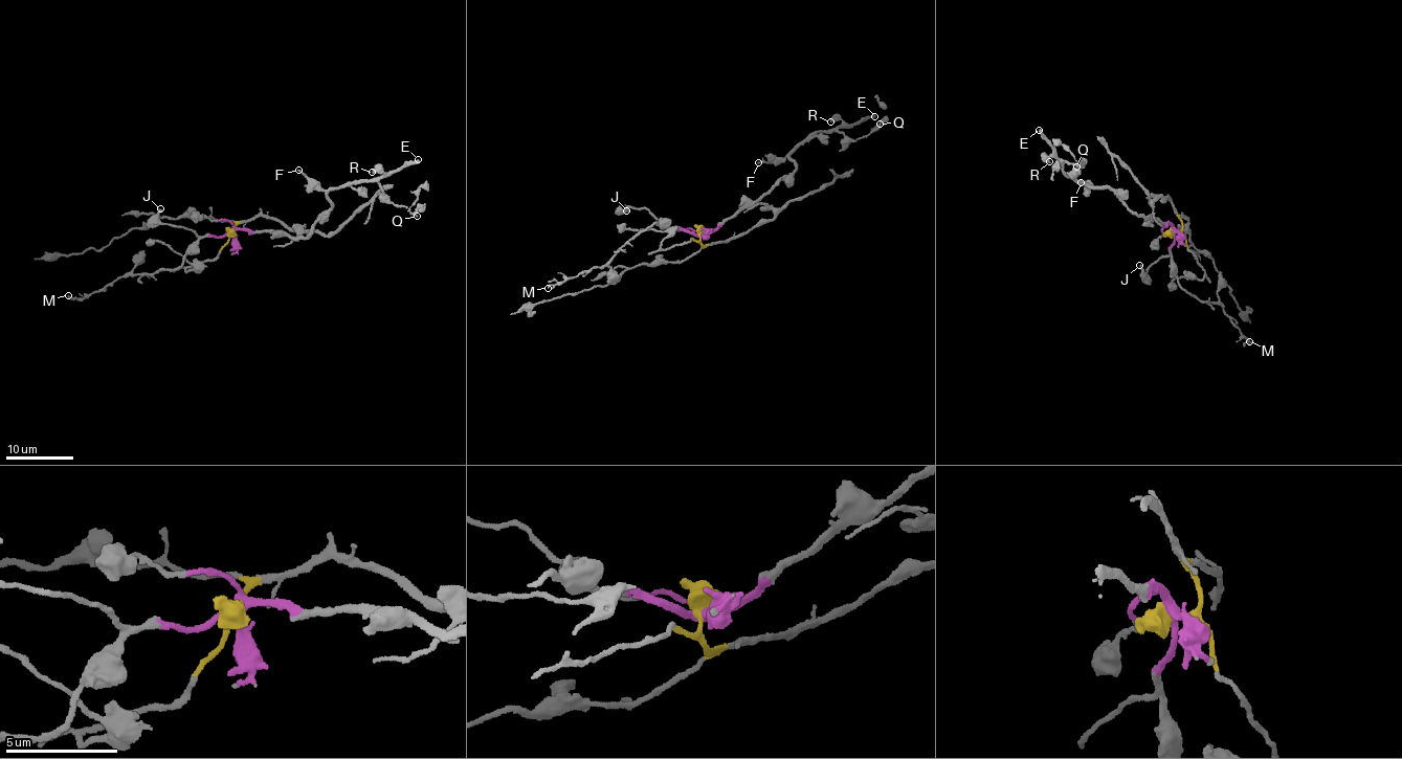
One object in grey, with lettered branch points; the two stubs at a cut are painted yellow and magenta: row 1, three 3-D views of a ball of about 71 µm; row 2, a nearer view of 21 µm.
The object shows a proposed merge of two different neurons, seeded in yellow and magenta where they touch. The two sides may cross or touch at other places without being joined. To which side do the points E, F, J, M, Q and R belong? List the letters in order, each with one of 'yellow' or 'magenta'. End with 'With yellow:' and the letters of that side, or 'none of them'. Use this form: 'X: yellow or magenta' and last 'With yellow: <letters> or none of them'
E: magenta
F: magenta
J: magenta
M: magenta
Q: magenta
R: magenta
With yellow: none of them

